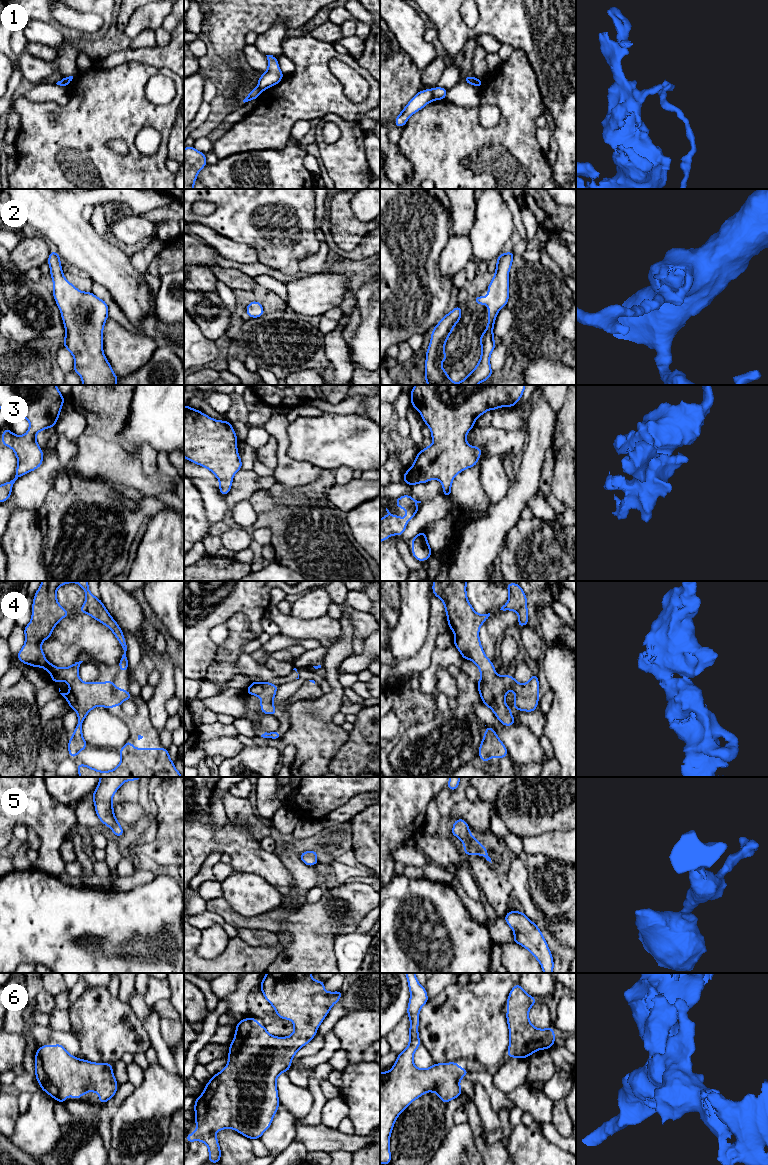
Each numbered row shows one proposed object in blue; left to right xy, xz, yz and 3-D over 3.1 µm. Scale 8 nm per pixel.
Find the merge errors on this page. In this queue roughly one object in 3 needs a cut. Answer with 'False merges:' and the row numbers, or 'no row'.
False merges: 1

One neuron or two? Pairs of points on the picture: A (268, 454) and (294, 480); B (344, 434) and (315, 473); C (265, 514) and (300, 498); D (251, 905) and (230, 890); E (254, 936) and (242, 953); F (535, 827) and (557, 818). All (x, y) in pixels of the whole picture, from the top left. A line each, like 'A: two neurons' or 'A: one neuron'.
A: two neurons
B: two neurons
C: one neuron
D: one neuron
E: two neurons
F: one neuron

